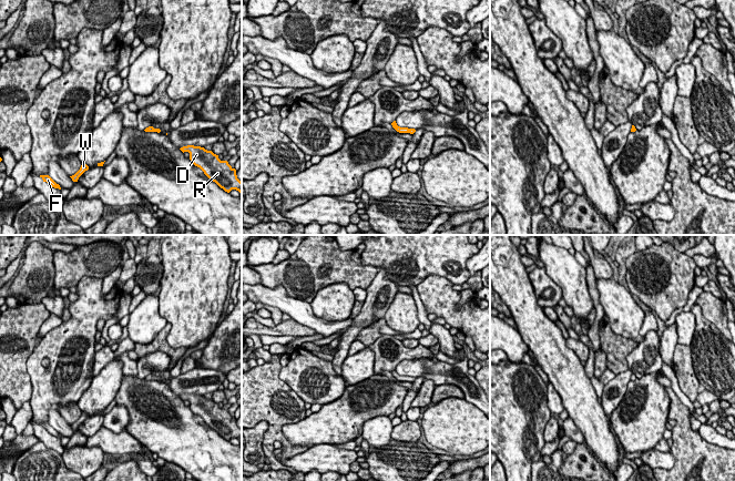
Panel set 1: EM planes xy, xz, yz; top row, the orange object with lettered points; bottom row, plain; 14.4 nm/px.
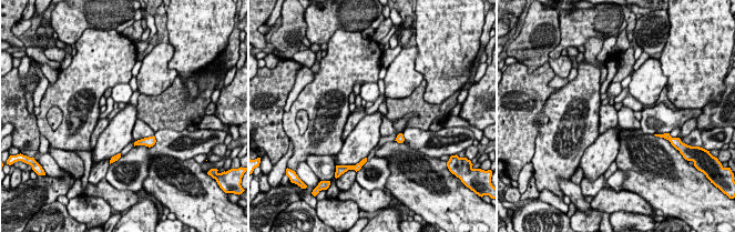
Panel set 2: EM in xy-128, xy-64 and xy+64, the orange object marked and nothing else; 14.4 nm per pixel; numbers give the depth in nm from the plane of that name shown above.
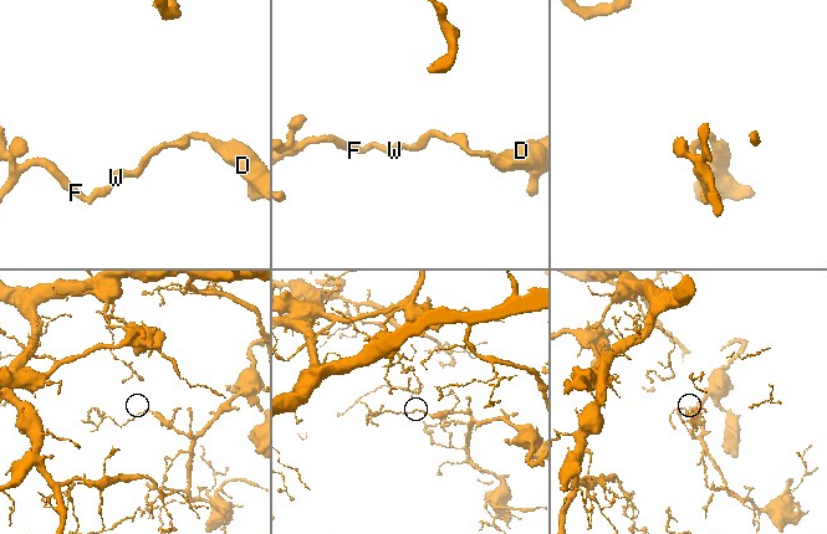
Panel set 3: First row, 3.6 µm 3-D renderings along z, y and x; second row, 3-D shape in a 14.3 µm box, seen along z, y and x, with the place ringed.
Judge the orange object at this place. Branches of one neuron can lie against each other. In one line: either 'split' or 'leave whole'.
split

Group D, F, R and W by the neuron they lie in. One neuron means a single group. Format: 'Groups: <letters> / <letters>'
Groups: D R / F W

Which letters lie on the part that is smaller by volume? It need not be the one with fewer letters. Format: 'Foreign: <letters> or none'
Foreign: F, W

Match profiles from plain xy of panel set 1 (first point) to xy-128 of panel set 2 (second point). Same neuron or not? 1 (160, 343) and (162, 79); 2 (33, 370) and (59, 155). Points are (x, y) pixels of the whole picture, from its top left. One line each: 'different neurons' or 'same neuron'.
1: different neurons
2: different neurons

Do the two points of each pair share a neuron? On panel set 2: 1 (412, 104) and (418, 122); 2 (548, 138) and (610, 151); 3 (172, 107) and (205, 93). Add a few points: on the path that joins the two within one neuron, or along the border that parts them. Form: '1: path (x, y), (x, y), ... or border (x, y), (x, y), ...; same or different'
1: path (417, 109), (420, 112), (420, 118); same
2: border (600, 134), (584, 151), (578, 165); different
3: path (181, 107), (193, 107), (197, 102); same

